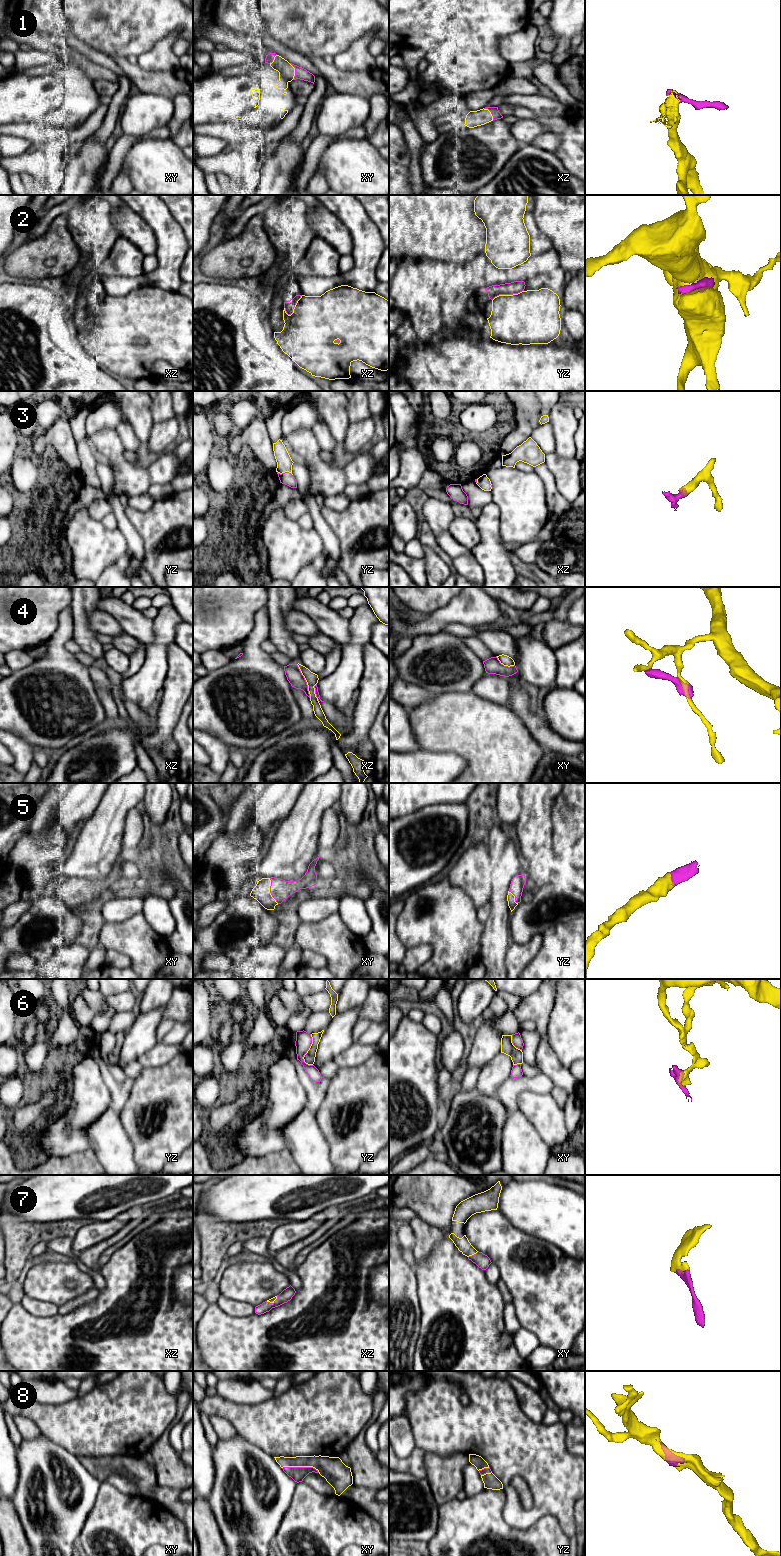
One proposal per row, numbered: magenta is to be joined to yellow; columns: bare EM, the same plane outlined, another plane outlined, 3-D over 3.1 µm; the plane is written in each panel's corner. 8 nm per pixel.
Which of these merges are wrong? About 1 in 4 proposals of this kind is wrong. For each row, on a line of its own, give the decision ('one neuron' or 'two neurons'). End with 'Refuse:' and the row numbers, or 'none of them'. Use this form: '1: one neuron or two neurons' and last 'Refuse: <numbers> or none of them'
1: one neuron
2: two neurons
3: one neuron
4: two neurons
5: one neuron
6: two neurons
7: one neuron
8: one neuron
Refuse: 2, 4, 6

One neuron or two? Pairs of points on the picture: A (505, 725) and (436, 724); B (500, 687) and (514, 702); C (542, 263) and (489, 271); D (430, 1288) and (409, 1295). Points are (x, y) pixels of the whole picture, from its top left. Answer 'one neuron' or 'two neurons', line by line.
A: one neuron
B: two neurons
C: one neuron
D: two neurons

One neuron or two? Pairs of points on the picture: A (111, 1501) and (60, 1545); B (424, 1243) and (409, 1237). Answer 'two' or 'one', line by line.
A: two
B: two

